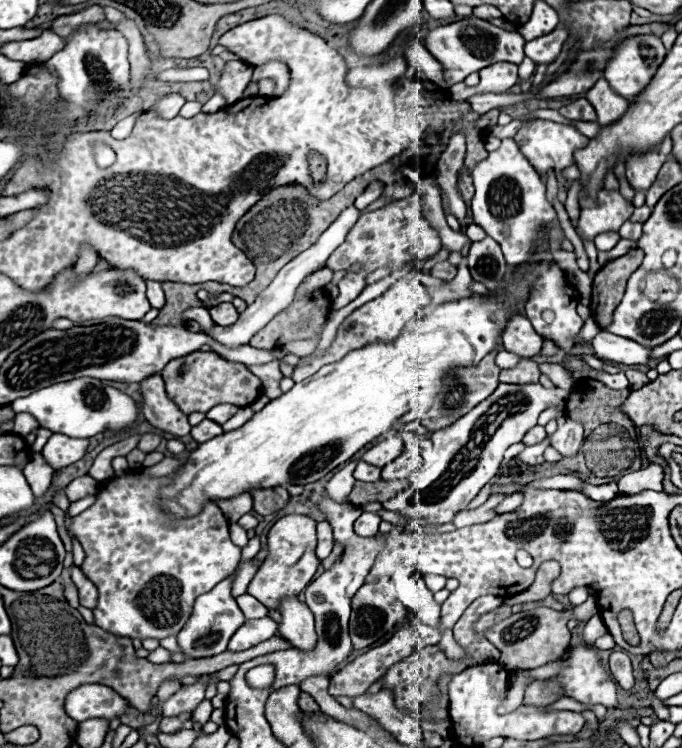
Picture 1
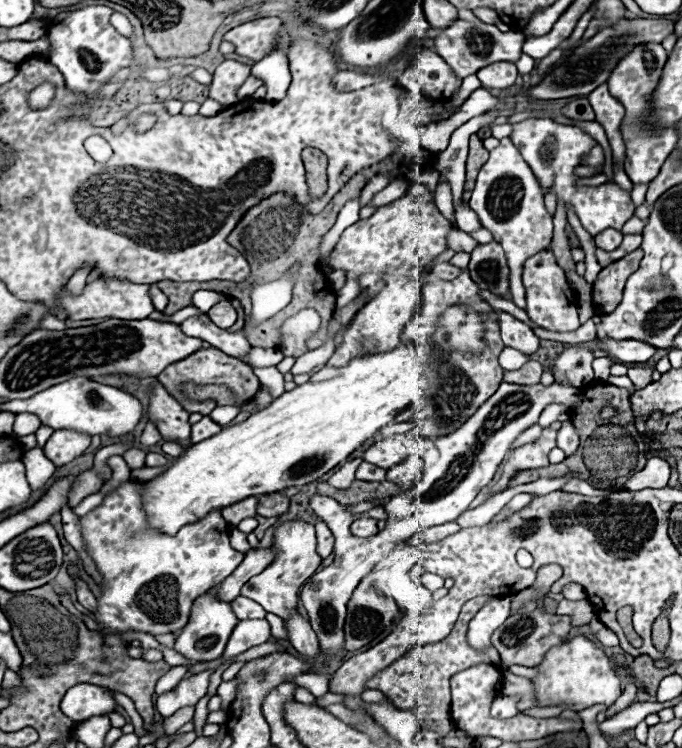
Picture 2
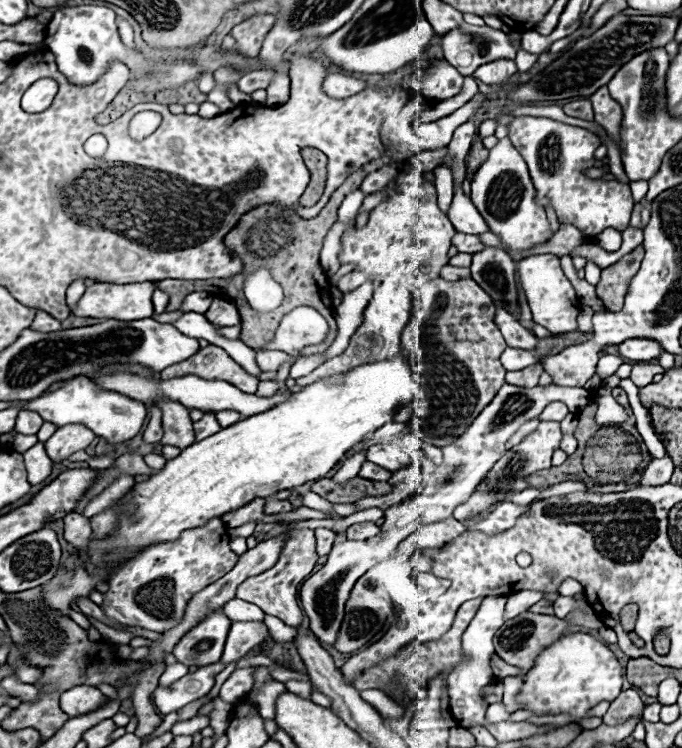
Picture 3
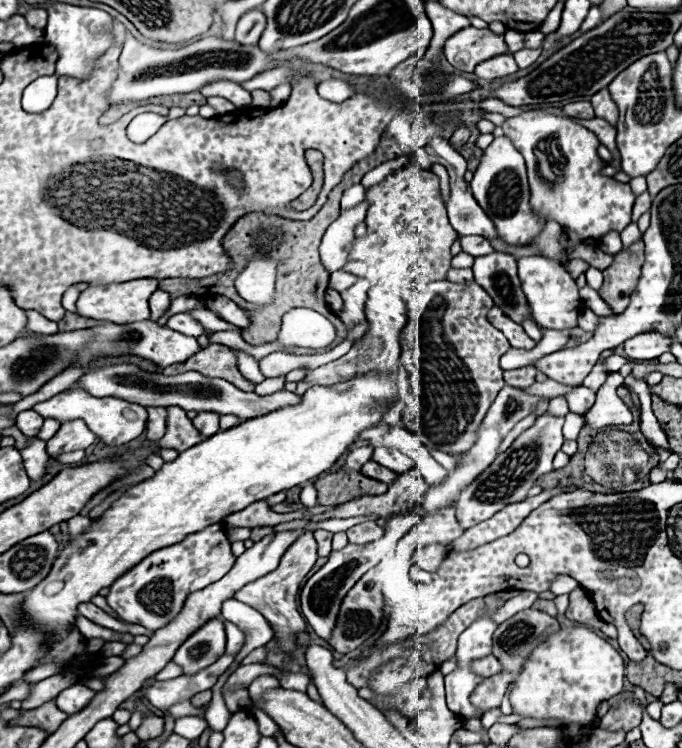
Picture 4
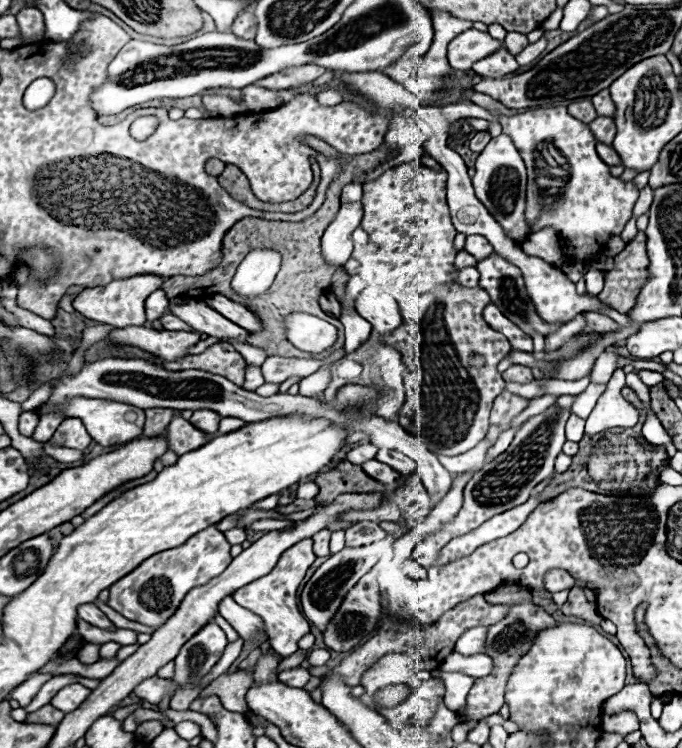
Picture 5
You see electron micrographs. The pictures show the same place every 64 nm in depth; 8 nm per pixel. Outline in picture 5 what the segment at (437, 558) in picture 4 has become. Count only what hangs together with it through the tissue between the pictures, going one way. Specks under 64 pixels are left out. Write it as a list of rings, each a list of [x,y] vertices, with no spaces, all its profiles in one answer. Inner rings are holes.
[[[556,404],[546,408],[542,414],[528,418],[522,424],[522,428],[516,432],[508,450],[502,452],[498,458],[494,458],[490,464],[484,464],[484,468],[478,470],[472,476],[472,480],[466,484],[464,504],[460,512],[450,522],[446,522],[438,532],[420,540],[418,546],[414,548],[412,558],[418,560],[418,564],[422,564],[424,568],[428,568],[436,562],[440,548],[448,544],[452,538],[470,534],[492,516],[524,504],[532,496],[532,490],[536,488],[536,484],[540,484],[544,478],[554,474],[554,460],[562,452],[562,446],[566,442],[564,428],[566,428],[568,418],[570,418],[570,412],[558,408]]]

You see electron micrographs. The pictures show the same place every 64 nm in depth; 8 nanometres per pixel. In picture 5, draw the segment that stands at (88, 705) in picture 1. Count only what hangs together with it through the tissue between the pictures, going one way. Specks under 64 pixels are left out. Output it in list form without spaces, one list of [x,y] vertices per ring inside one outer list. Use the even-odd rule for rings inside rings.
[[[68,684],[64,686],[54,698],[50,704],[54,704],[54,708],[62,710],[62,712],[72,712],[76,710],[84,700],[86,696],[90,694],[88,688],[84,688],[82,684]]]

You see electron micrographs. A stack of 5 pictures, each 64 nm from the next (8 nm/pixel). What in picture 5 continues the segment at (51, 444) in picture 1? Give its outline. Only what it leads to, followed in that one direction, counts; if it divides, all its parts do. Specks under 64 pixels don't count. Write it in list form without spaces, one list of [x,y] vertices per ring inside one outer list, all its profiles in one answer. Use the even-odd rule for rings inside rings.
[[[66,418],[58,430],[54,432],[54,436],[50,438],[54,444],[66,446],[66,448],[74,448],[74,450],[84,450],[92,438],[88,436],[84,424],[80,418]]]

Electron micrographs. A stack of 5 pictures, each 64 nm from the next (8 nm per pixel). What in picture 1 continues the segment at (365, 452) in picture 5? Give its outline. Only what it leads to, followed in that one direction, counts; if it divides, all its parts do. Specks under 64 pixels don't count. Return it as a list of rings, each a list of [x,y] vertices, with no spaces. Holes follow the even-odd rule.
[[[356,462],[346,464],[340,472],[336,472],[336,474],[328,480],[326,492],[328,492],[328,496],[330,496],[332,500],[338,500],[340,504],[346,502],[344,496],[348,496],[348,494],[352,492],[354,482],[356,482],[356,478],[352,476],[352,474],[354,474],[354,466],[356,466]]]

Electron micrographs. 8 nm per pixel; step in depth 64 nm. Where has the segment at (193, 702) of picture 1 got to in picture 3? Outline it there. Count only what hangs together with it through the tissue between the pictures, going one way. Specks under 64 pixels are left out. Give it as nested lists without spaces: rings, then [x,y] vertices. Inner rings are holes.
[[[216,662],[210,666],[202,666],[194,672],[188,672],[184,678],[176,680],[174,684],[166,688],[156,688],[152,692],[152,702],[162,714],[170,714],[172,710],[178,710],[186,706],[192,700],[198,700],[200,696],[208,694],[214,686],[214,676],[224,670],[224,662]]]

